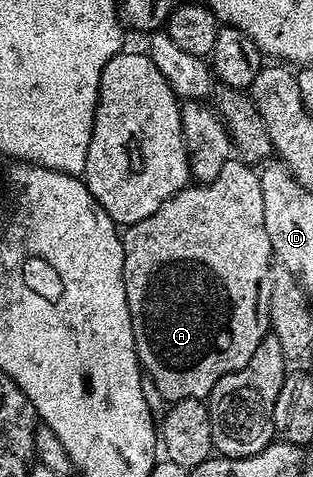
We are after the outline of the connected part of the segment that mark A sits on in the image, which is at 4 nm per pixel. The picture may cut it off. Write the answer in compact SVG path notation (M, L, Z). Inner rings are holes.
M239 158L230 159L226 162L226 166L222 166L222 170L218 173L218 178L214 178L214 182L186 186L181 192L176 192L169 200L162 202L162 206L158 206L158 210L154 210L154 214L150 214L150 218L142 218L142 222L134 222L133 224L127 225L123 229L122 239L124 241L124 285L126 286L126 302L130 306L130 326L134 334L134 346L136 347L136 356L140 360L141 369L154 380L154 384L158 386L159 393L168 402L178 400L204 400L211 396L214 390L214 382L218 382L218 378L222 378L234 370L242 370L242 366L246 366L246 362L250 362L250 357L254 354L254 350L258 350L258 342L262 342L262 338L269 335L270 332L268 315L270 314L270 282L272 281L274 257L272 247L270 246L270 234L266 234L266 218L262 214L262 186L260 185L259 171L253 165L245 164Z

